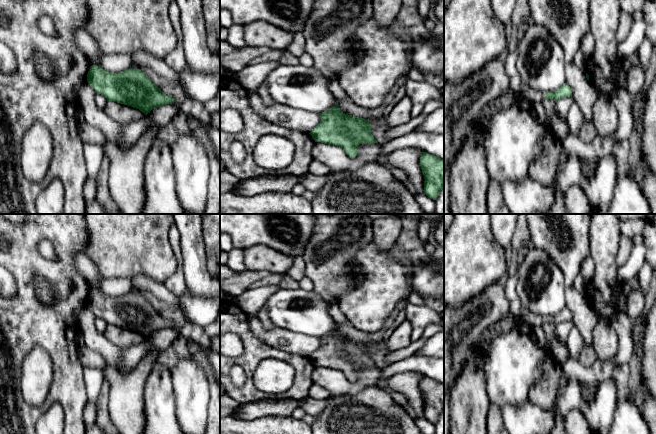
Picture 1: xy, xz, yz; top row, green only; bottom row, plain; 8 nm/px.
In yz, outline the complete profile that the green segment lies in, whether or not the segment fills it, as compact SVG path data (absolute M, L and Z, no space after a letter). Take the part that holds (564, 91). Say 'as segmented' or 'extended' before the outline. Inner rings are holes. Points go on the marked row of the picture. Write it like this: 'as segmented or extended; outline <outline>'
extended; outline M521 83L520 94L532 103L542 103L546 99L559 100L572 96L572 89L568 84L563 84L560 88L552 92L541 92L534 90L524 83Z

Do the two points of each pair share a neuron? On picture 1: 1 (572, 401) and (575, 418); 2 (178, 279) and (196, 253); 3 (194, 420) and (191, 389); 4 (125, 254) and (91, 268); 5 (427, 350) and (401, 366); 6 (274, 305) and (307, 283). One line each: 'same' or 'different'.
1: different
2: different
3: same
4: different
5: different
6: different

